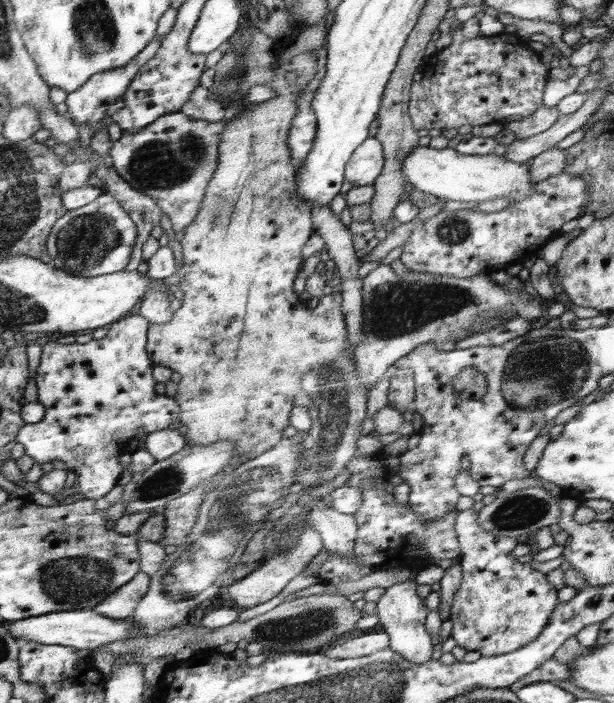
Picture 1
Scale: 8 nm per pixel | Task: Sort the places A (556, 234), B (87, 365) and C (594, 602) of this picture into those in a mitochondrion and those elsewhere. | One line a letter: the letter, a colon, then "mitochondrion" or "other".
A: other
B: other
C: other

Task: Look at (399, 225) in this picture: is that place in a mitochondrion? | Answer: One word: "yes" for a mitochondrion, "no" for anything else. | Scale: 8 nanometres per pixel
no

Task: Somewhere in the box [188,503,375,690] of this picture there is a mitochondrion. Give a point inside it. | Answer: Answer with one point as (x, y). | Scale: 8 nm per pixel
(314, 621)

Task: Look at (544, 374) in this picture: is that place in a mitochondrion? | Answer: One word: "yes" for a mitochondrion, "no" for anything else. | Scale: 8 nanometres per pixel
yes

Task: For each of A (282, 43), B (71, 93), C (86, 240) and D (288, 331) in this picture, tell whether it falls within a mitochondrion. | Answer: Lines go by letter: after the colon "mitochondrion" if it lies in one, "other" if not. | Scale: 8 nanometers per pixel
A: other
B: other
C: mitochondrion
D: other

